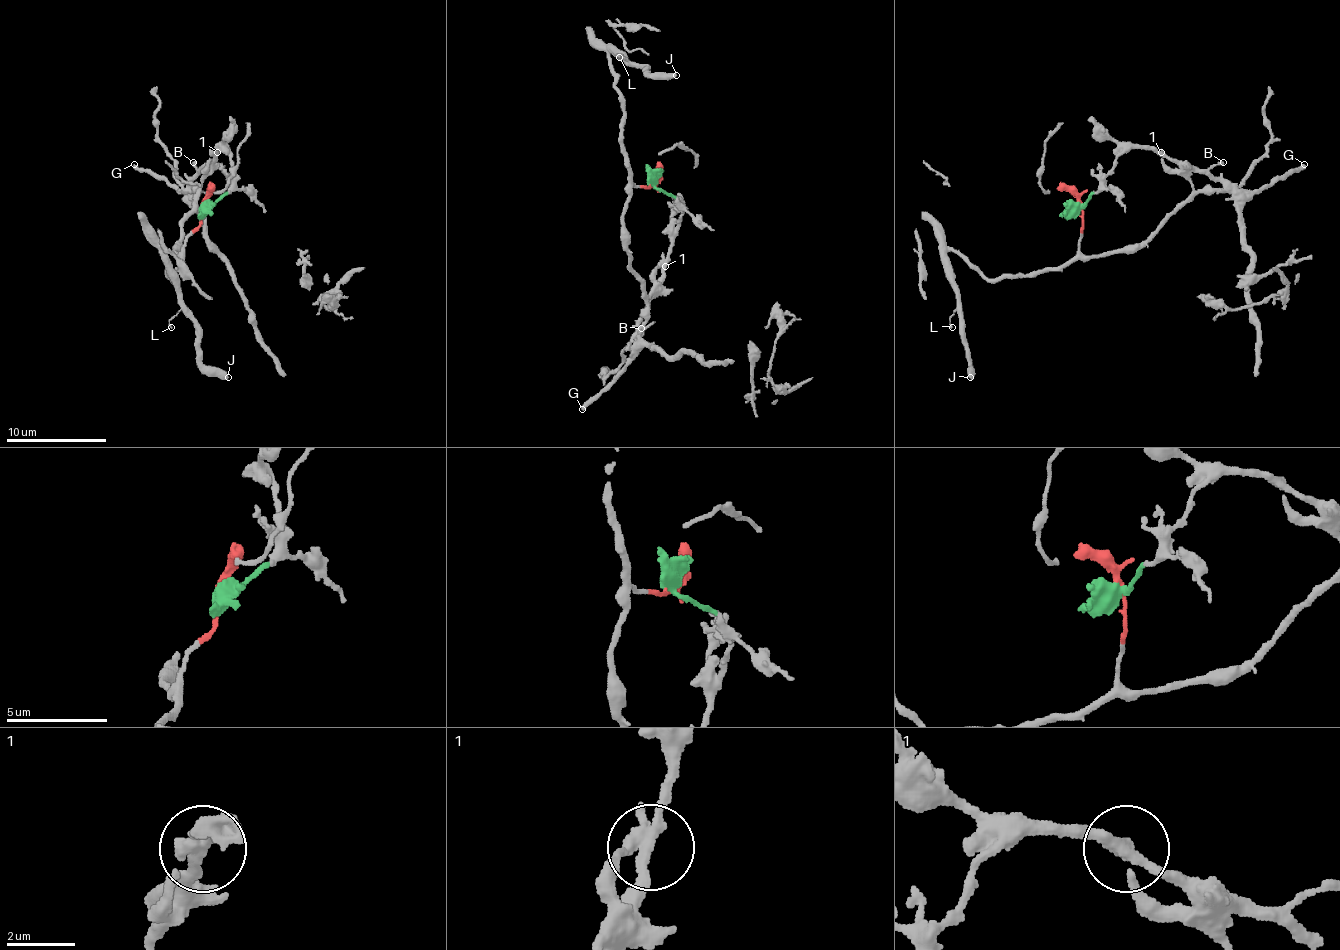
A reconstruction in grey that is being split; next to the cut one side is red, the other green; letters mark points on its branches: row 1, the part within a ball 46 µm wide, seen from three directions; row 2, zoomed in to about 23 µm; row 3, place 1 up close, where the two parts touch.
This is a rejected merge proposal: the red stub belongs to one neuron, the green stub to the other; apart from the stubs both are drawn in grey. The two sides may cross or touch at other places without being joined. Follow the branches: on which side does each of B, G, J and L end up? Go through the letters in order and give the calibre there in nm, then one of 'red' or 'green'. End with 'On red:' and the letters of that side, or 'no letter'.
B: 200 nm | green
G: 320 nm | green
J: 440 nm | red
L: 130 nm | red
On red: J, L

